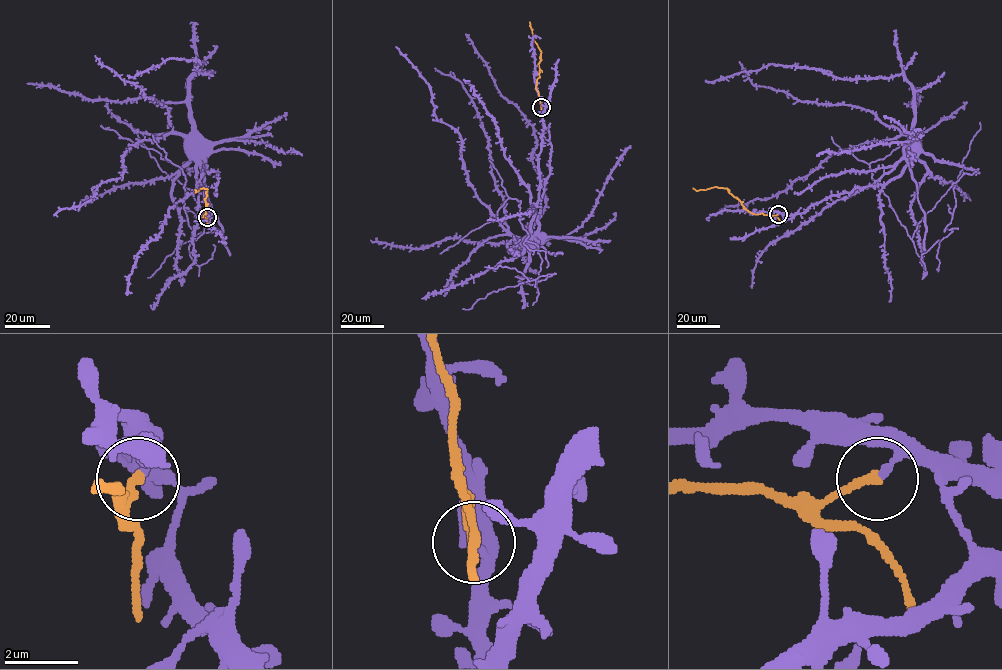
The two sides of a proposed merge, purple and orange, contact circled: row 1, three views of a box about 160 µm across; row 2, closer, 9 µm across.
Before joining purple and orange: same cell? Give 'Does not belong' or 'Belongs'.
Does not belong

